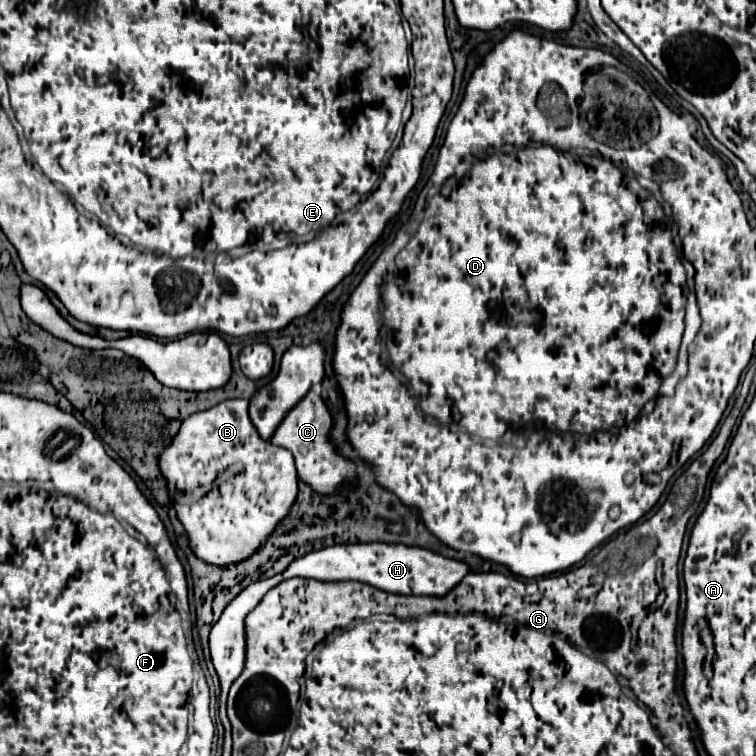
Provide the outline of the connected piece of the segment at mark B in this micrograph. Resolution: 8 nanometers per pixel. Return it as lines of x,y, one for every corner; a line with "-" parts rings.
246,399
222,401
182,421
178,435
160,455
160,471
168,479
170,499
190,535
192,551
208,563
230,565
250,557
286,517
298,491
298,475
290,451
260,439
248,417

